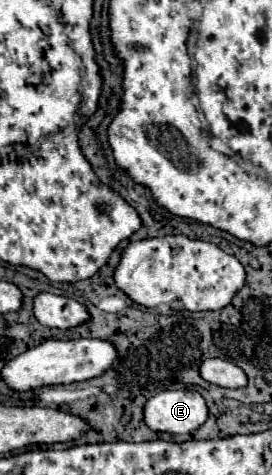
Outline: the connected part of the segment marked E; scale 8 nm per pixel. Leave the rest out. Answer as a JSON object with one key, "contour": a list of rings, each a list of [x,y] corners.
{"contour":[[[160,391],[148,399],[144,421],[152,431],[192,433],[208,419],[208,407],[198,391]]]}

